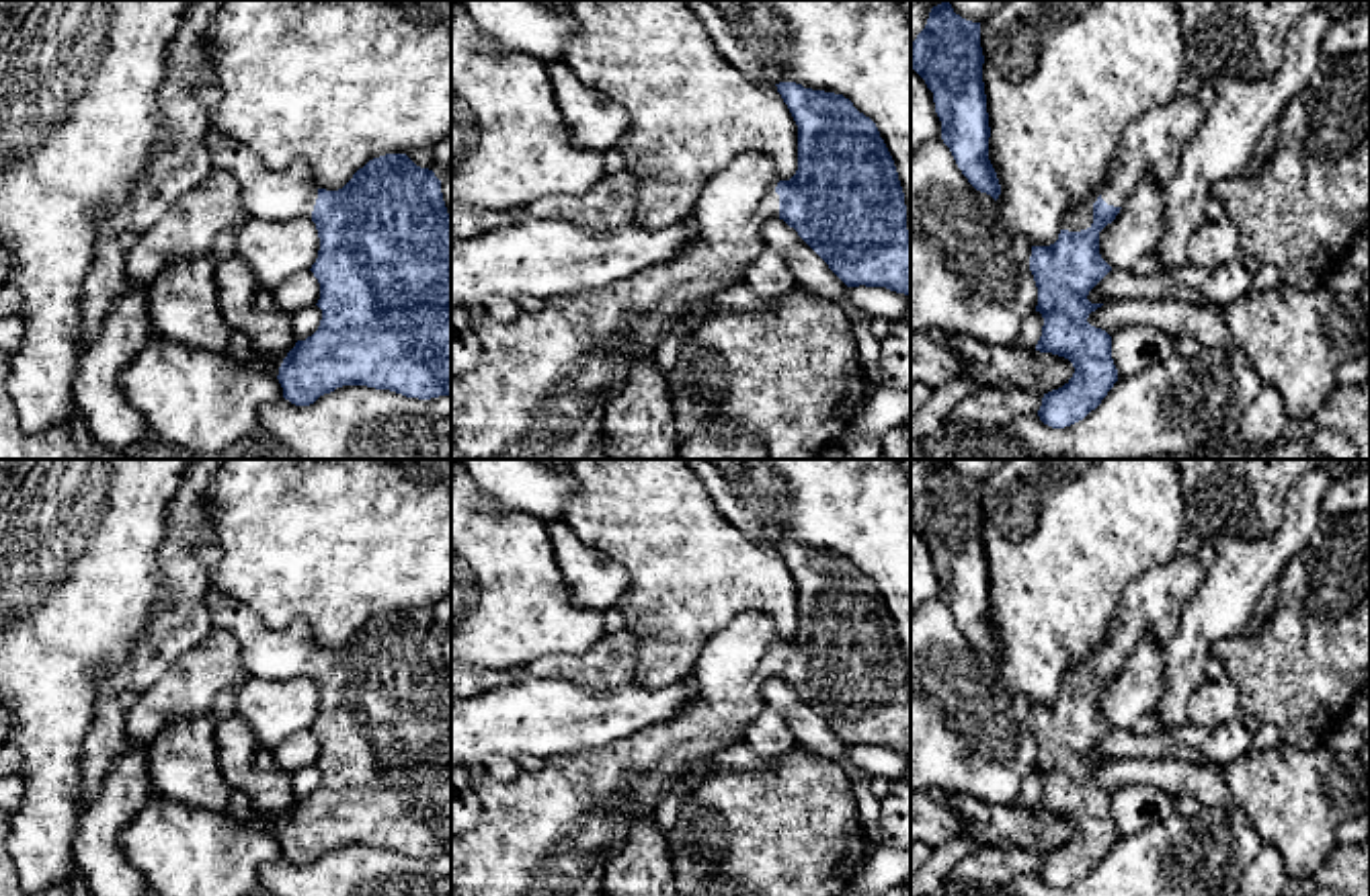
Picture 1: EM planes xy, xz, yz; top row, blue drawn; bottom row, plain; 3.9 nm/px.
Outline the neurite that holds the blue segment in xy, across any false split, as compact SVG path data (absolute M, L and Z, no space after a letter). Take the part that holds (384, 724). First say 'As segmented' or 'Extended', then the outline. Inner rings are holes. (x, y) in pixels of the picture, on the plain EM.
Extended. M207 586L203 593L211 627L228 629L238 646L248 677L293 679L316 683L320 709L312 732L320 742L322 779L306 800L297 800L279 826L283 857L310 865L342 845L390 849L406 857L451 857L451 681L433 629L416 625L406 613L369 619L338 650L320 648L306 621L283 627L267 625L248 605L226 590Z

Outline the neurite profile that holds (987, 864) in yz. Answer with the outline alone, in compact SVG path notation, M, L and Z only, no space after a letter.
M978 847L950 871L945 882L1005 884L1019 873L1038 873L1042 857L1040 851Z

